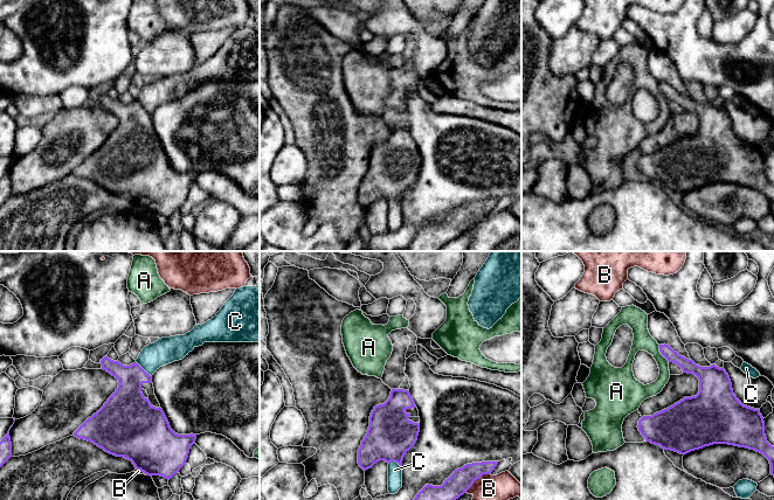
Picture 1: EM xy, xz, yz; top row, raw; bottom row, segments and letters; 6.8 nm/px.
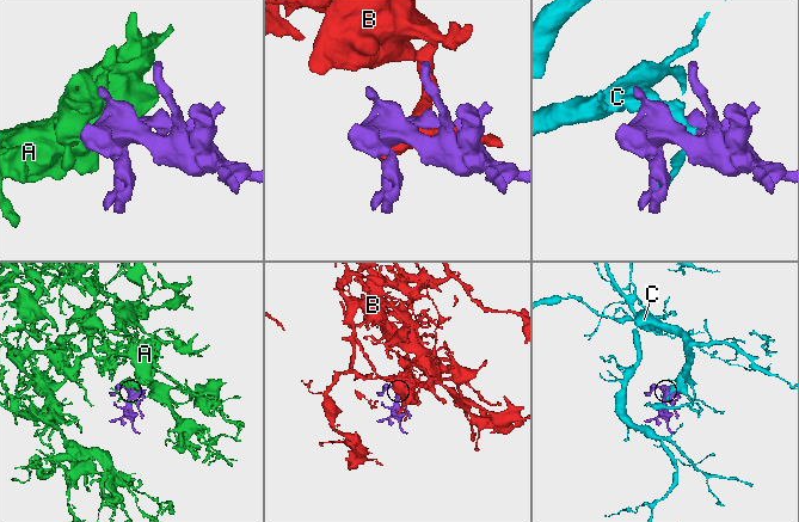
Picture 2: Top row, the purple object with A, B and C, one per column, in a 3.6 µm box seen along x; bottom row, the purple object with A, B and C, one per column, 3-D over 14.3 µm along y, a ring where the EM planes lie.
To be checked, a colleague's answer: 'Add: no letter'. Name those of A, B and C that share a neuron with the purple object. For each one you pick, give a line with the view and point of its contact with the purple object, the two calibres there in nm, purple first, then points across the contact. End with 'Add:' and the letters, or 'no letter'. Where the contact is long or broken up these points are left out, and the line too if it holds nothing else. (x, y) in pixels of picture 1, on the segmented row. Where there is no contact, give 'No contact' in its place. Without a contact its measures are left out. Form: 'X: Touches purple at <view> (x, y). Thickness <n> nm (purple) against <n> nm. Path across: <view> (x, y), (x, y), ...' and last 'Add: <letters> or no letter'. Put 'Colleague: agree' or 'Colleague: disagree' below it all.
A: Touches purple at yz (661, 353). Thickness 100 nm (purple) against 130 nm
Add: A
Colleague: disagree

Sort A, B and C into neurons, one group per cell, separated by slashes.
A / B / C

